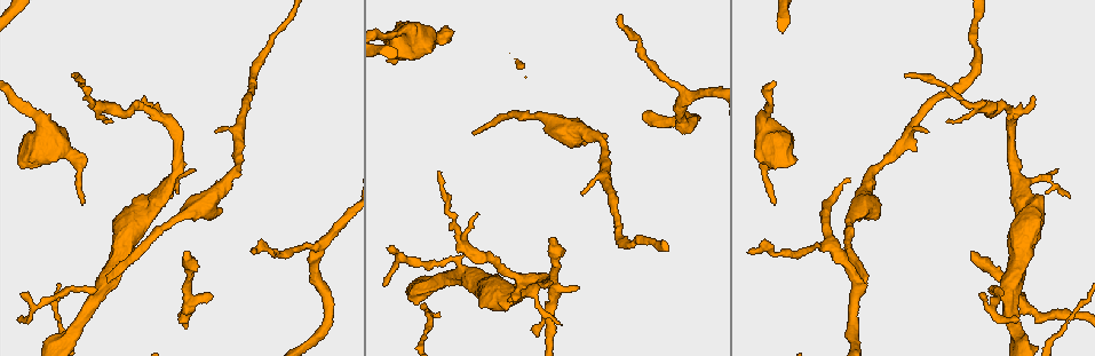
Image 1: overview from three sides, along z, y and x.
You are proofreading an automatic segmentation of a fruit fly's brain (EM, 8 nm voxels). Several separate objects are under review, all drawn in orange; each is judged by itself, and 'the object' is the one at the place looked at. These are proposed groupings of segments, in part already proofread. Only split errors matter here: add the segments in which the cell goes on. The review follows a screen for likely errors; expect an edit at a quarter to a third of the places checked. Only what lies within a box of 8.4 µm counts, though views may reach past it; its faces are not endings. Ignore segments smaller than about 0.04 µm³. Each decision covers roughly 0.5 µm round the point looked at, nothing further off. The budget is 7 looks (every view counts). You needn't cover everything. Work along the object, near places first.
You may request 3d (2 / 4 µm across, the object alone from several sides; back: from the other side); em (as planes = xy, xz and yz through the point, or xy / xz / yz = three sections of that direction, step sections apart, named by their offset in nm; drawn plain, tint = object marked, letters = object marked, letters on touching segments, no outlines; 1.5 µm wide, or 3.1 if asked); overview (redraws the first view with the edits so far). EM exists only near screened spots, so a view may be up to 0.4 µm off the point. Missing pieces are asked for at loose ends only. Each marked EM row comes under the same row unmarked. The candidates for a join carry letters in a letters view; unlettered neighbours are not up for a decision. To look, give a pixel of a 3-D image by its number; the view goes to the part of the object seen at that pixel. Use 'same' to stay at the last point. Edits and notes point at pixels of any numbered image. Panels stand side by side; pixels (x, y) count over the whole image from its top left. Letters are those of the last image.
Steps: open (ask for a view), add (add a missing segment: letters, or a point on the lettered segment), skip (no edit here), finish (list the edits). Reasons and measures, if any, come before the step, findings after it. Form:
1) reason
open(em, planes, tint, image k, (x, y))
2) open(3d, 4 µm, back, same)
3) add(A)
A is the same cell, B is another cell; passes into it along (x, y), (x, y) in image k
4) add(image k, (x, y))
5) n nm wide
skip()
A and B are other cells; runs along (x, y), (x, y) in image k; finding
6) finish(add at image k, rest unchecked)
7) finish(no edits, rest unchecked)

an open end
open(em, xz, step 4, letters, image 1, (144, 97))

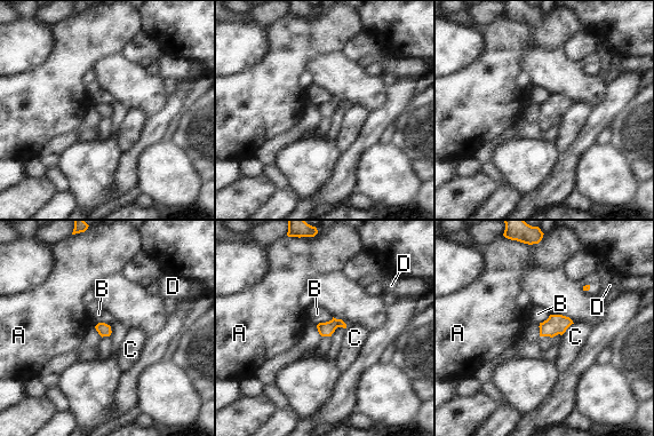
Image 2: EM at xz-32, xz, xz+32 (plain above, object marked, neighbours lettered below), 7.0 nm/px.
open(em, planes, letters, same)

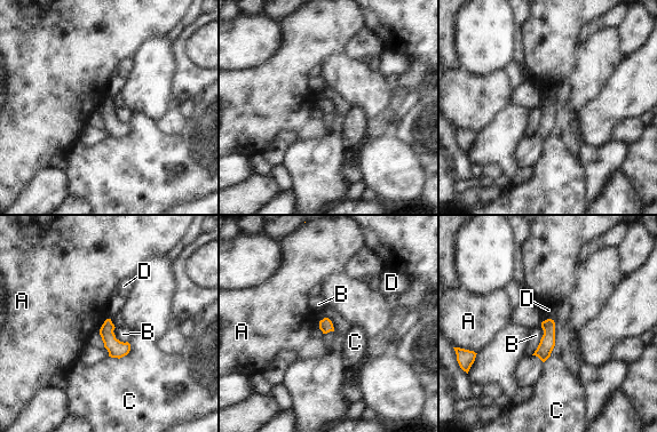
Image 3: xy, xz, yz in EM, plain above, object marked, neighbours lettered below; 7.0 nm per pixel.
skip()
A, B, C and D are other cells; border along (541, 327), (540, 342), (531, 354) in image 3; none of them fits

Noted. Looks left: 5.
thin end
open(em, yz, step 8, letters, image 1, (192, 169))

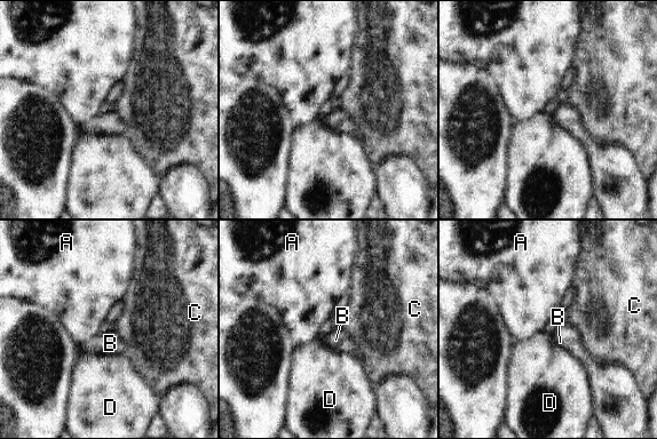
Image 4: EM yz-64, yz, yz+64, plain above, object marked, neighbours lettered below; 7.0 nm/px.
open(em, planes, letters, same)

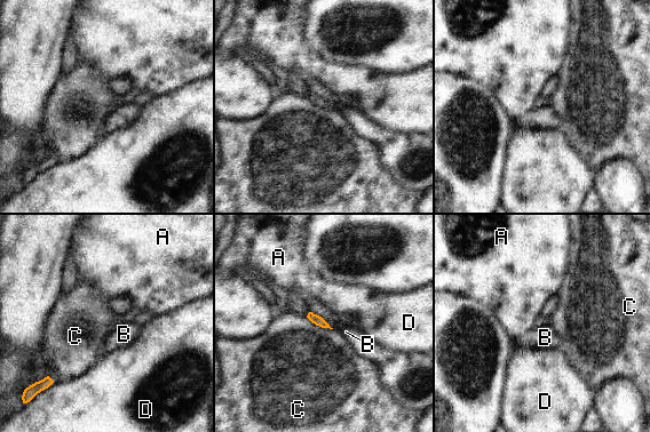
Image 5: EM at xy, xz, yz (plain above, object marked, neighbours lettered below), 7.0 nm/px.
70 nm wide
skip()
A, B, C and D are other cells; border along (306, 317), (316, 325), (332, 329) in image 5; no lettered segment goes on from it

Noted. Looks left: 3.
thin end
open(3d, 2 µm, image 1, (982, 294))

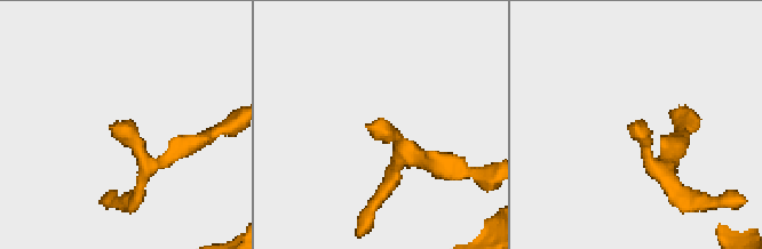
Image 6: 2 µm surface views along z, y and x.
now the EM
open(em, planes, tint, image 6, (633, 124))

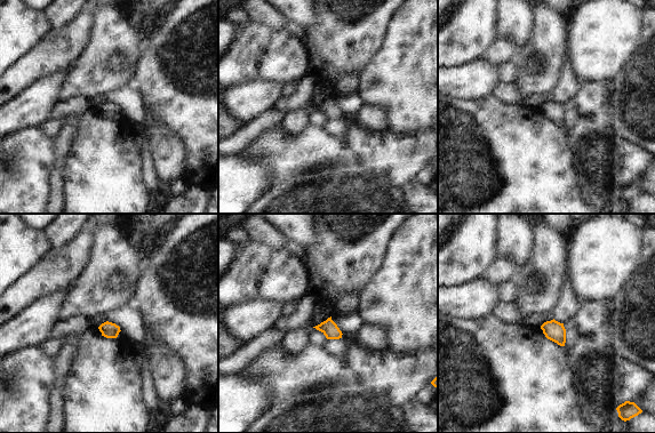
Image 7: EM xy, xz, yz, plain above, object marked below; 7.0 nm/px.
what lies round it
open(em, planes, letters, same)

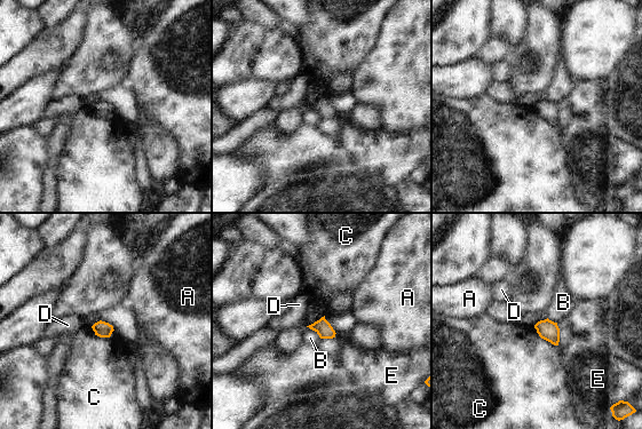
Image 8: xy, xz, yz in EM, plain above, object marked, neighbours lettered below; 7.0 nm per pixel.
C touches over 170 nm
skip()
A, B, C, D and E are other cells; border along (90, 327), (100, 336), (113, 331) in image 8; no lettered segment goes on from it

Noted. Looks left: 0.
finish(no edits, rest unchecked)

